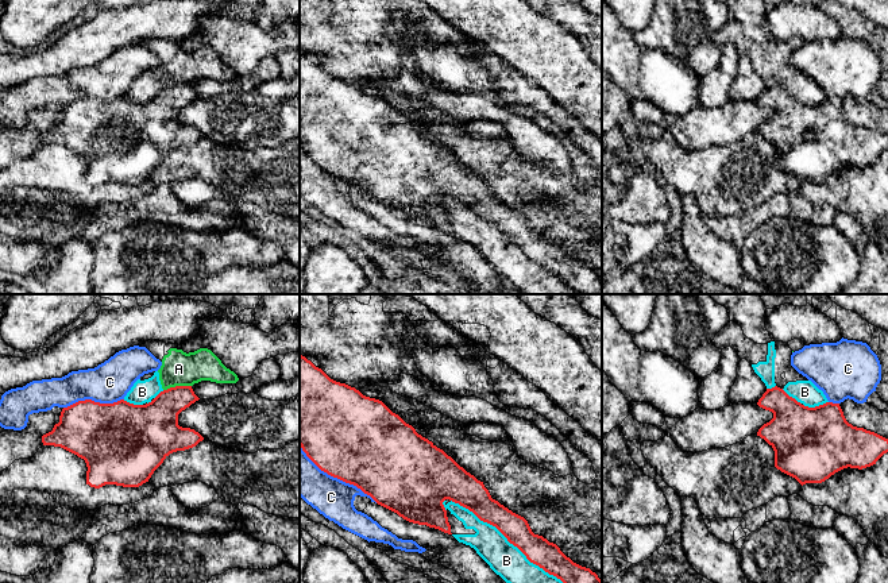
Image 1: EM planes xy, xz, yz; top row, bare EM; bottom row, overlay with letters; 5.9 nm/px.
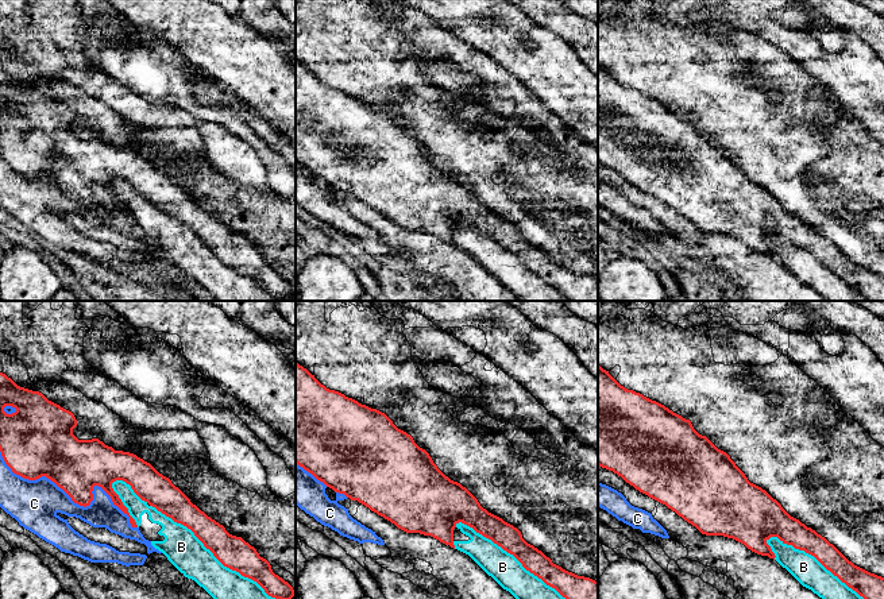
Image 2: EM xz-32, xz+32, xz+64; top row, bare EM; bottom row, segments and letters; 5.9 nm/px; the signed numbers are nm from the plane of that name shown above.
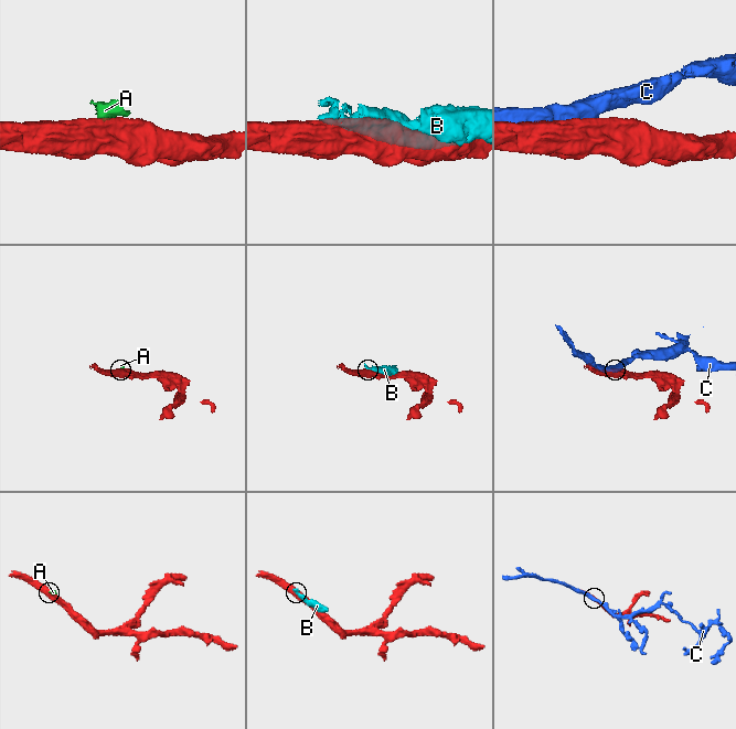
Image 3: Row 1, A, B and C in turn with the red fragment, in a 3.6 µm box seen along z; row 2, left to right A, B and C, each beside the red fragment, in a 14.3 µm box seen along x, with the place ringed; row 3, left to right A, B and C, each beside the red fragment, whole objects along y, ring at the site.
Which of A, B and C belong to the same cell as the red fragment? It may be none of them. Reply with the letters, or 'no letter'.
no letter

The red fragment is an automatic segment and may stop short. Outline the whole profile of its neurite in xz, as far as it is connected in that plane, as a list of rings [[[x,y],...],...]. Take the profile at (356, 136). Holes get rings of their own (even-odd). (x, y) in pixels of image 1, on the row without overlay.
[[[300,53],[300,144],[321,169],[356,184],[378,202],[409,220],[452,232],[443,200],[449,197],[459,201],[480,219],[495,224],[530,260],[560,277],[579,294],[602,294],[602,278],[595,270],[574,260],[556,242],[534,232],[524,215],[491,196],[483,179],[418,132],[382,99],[331,77],[302,53]]]

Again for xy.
[[[175,84],[146,103],[78,99],[62,107],[59,120],[42,140],[84,157],[90,185],[139,185],[170,151],[204,138],[194,127],[178,123],[178,112],[198,97],[192,84]]]

